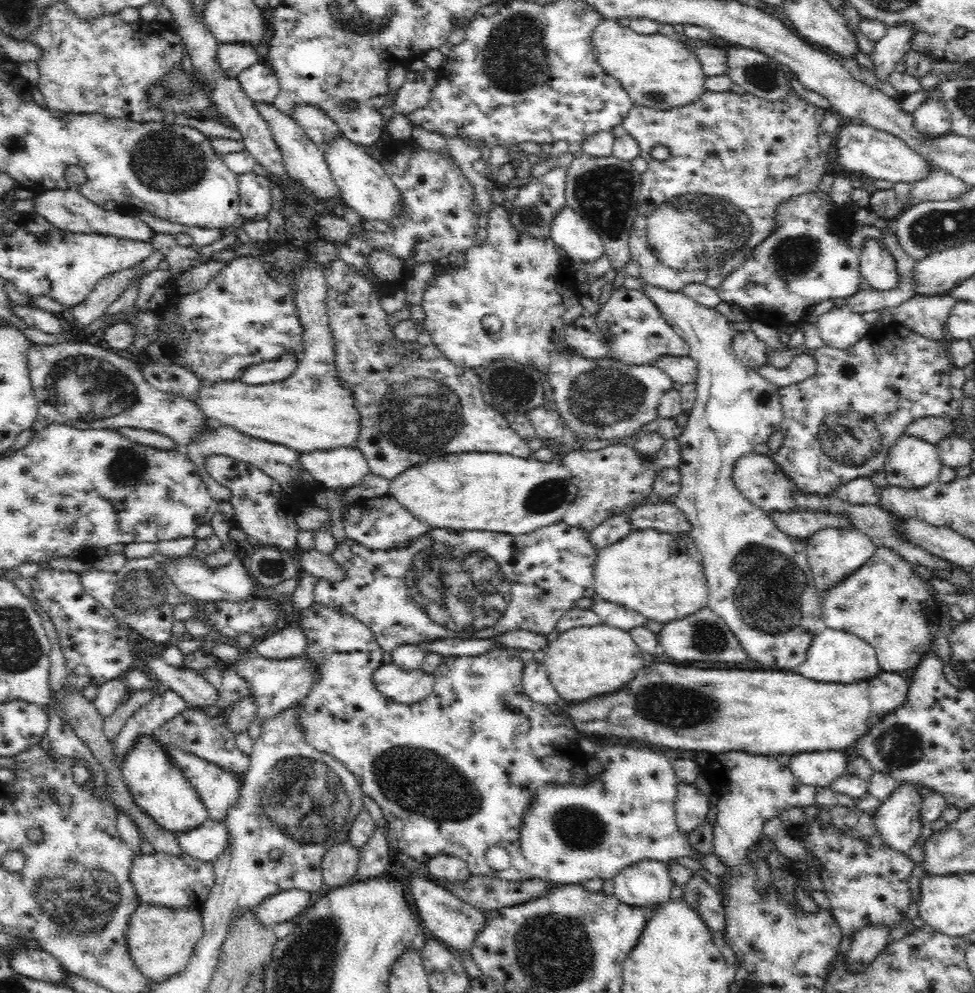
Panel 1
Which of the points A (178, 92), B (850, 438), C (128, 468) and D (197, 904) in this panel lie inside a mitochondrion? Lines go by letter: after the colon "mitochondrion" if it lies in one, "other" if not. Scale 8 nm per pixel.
A: mitochondrion
B: mitochondrion
C: mitochondrion
D: other

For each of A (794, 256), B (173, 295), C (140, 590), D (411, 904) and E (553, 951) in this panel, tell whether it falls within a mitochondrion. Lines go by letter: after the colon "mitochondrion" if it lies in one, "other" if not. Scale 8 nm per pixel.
A: mitochondrion
B: other
C: mitochondrion
D: other
E: mitochondrion

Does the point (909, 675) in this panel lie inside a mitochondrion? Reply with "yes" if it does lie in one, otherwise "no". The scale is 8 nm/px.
no

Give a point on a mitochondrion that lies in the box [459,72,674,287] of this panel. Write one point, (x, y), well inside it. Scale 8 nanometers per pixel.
(604, 194)

